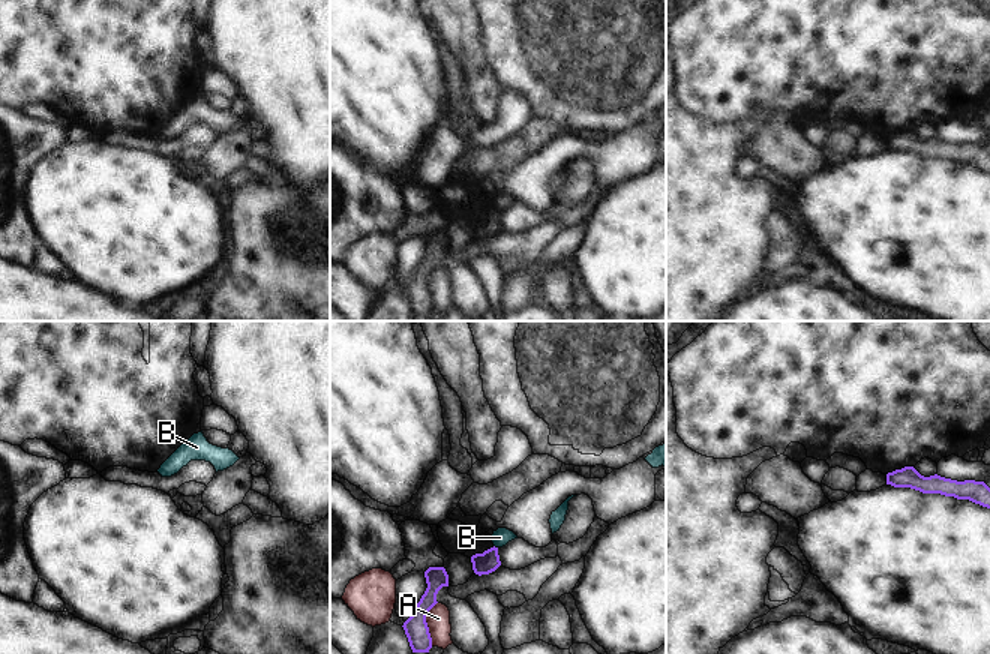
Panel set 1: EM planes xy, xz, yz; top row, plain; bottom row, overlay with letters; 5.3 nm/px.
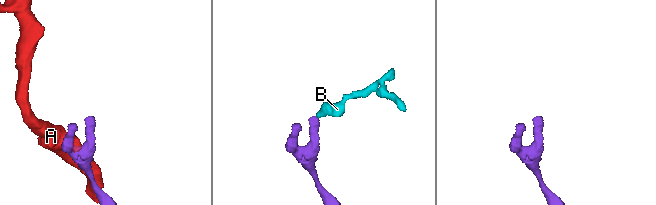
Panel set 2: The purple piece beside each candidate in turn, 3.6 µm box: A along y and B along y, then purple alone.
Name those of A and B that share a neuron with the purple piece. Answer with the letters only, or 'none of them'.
none of them.

